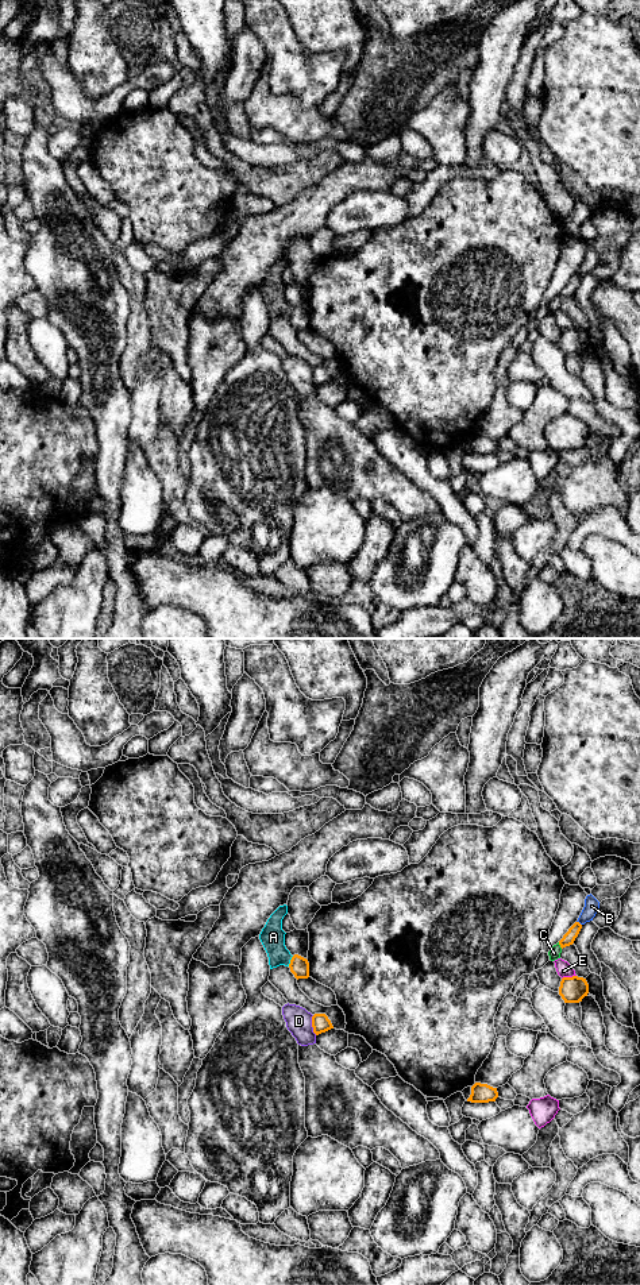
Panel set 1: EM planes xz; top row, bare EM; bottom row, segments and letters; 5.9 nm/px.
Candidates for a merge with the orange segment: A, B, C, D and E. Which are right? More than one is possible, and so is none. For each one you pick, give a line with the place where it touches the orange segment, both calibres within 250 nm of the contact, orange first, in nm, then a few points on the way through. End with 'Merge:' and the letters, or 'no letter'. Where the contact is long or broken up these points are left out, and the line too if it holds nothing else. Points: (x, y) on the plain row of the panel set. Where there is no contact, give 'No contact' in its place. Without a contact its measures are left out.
Merge: no letter

